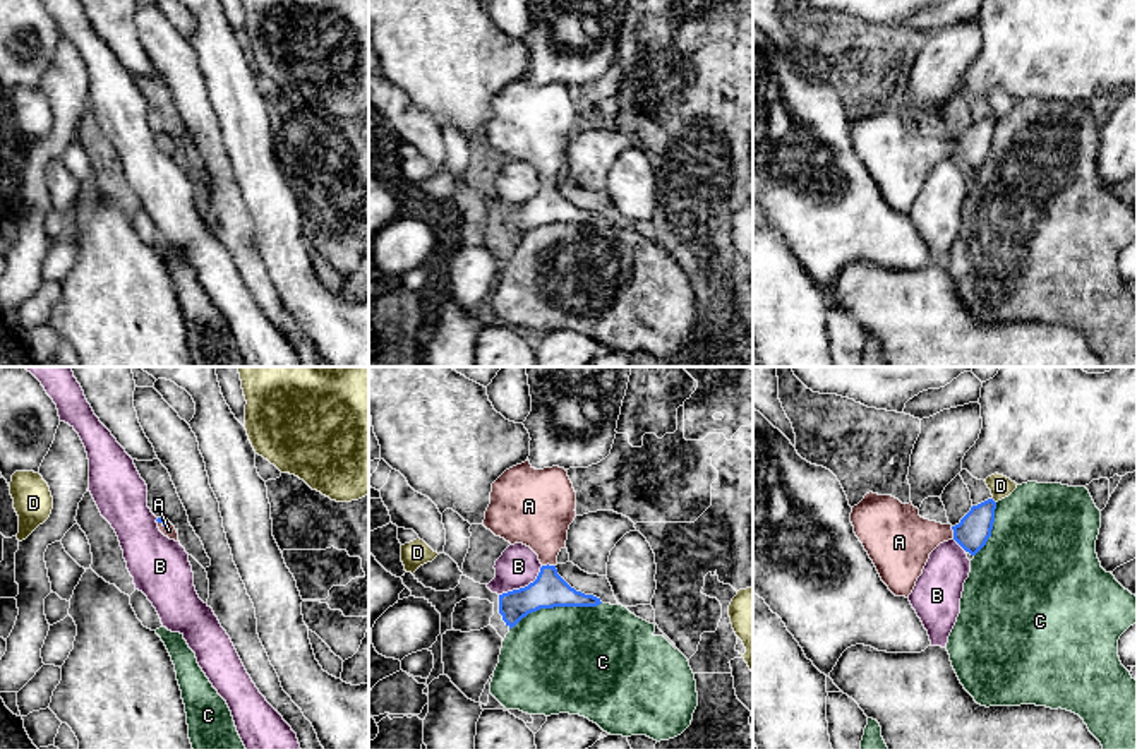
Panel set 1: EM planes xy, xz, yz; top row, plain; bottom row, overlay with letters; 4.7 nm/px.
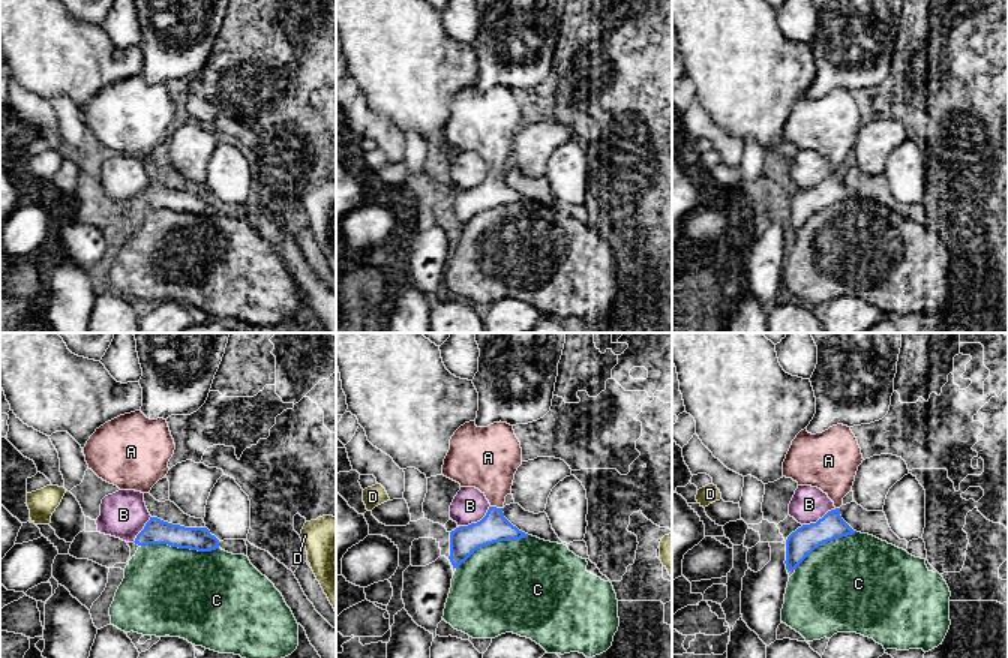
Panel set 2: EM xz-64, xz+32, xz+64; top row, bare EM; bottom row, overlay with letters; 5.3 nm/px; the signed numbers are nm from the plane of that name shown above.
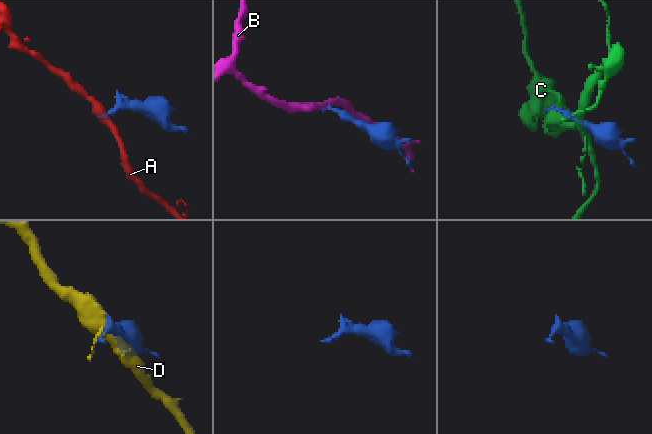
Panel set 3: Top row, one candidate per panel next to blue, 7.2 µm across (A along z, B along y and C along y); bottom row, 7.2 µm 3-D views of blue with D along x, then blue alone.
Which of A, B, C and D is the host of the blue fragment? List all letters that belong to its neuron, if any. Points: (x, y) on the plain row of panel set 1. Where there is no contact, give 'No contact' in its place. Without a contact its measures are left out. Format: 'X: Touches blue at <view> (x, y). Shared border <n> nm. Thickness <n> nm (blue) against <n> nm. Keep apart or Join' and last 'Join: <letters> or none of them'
A: Touches blue at xz (547, 180). Shared border 60 nm. Thickness 170 nm (blue) against 320 nm. Join
B: Touches blue at xz (525, 203). Shared border 240 nm. Thickness 170 nm (blue) against 200 nm. Keep apart
C: Touches blue at xz (554, 221). Shared border 460 nm. Thickness 170 nm (blue) against 480 nm. Keep apart
D: Touches blue at yz (993, 117). Shared border 30 nm. Thickness 160 nm (blue) against 100 nm. Keep apart
Join: A

